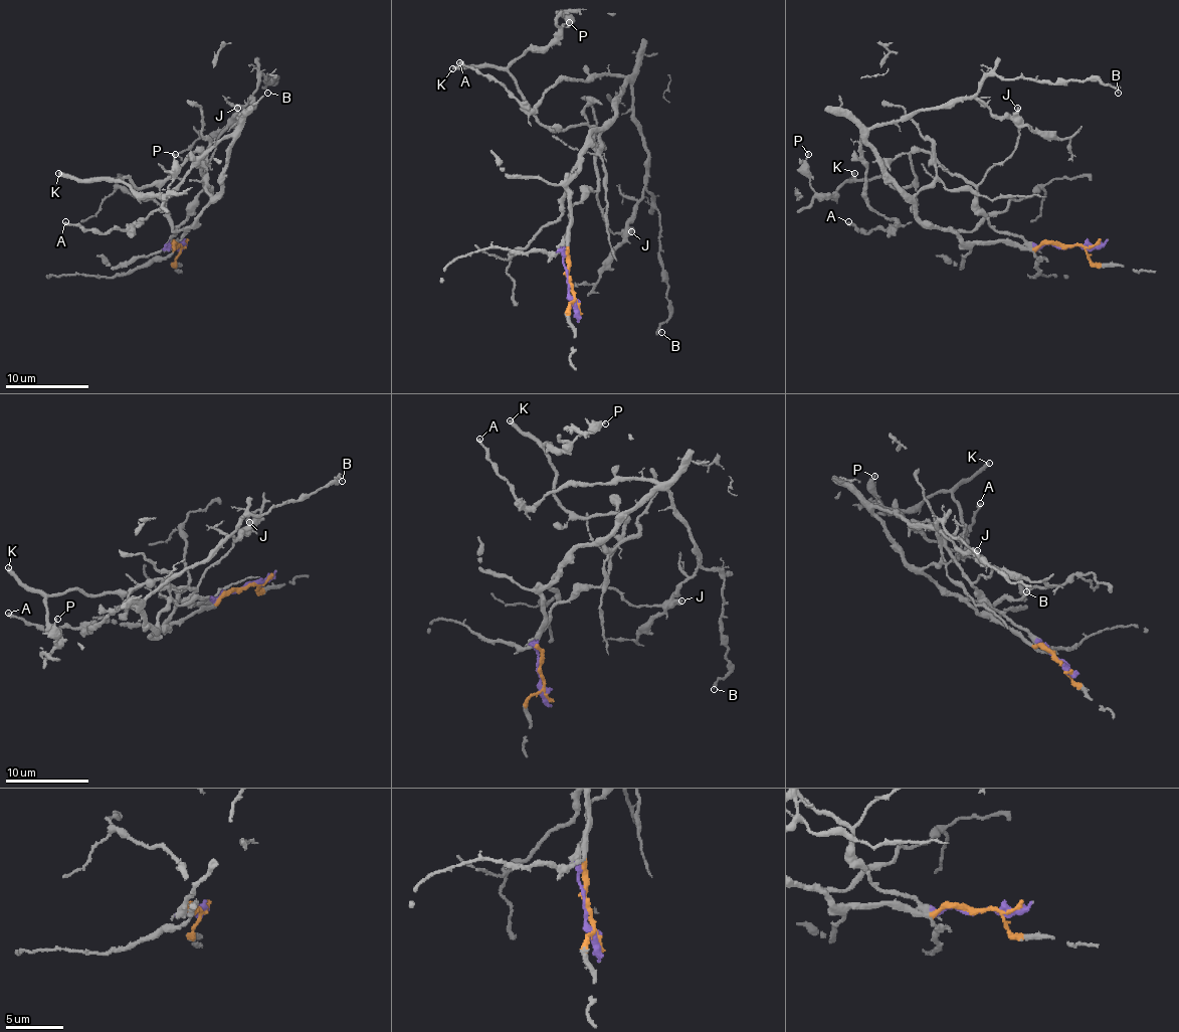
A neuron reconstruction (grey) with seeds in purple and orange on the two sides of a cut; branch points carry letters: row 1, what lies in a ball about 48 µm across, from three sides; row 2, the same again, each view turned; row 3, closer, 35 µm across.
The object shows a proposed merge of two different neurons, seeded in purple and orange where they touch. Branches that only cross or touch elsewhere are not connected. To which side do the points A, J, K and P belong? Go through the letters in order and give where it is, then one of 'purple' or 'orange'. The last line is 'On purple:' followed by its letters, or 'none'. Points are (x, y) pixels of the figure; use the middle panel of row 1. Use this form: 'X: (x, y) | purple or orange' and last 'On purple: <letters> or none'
A: (459, 62) | orange
J: (631, 231) | purple
K: (452, 68) | purple
P: (569, 22) | purple
On purple: J, K, P

